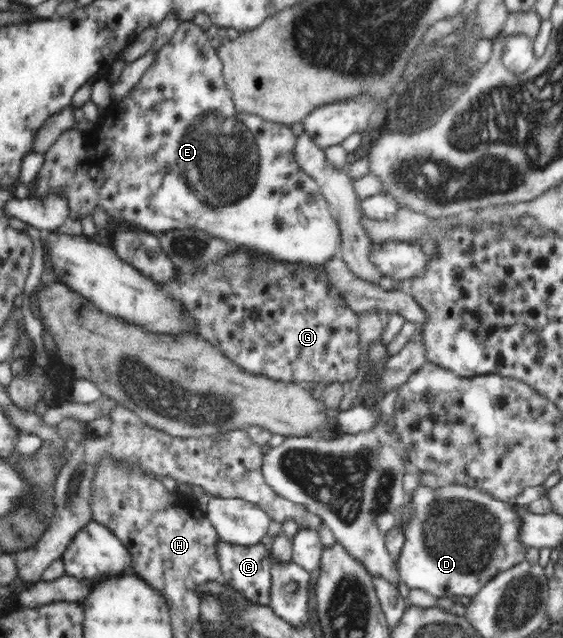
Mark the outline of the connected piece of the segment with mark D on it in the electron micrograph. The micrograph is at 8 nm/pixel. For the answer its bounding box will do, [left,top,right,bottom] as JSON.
[397,483,531,600]

